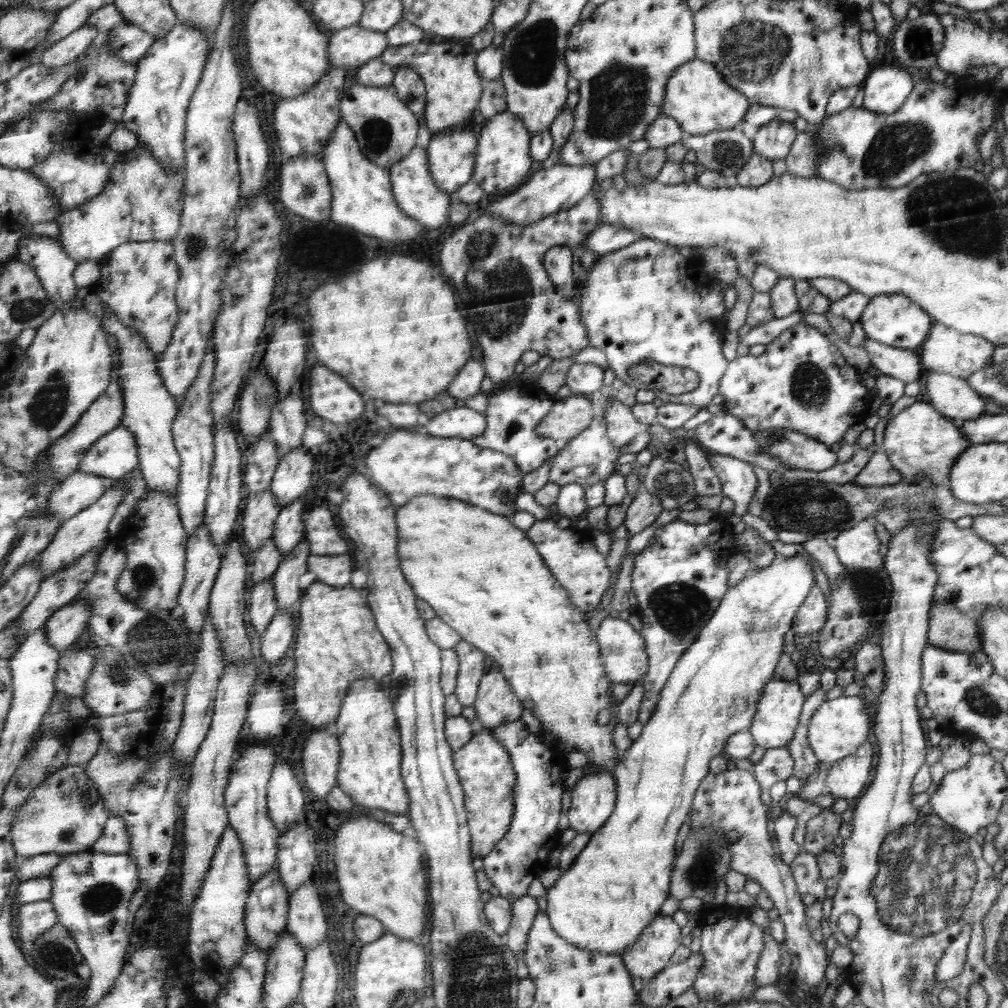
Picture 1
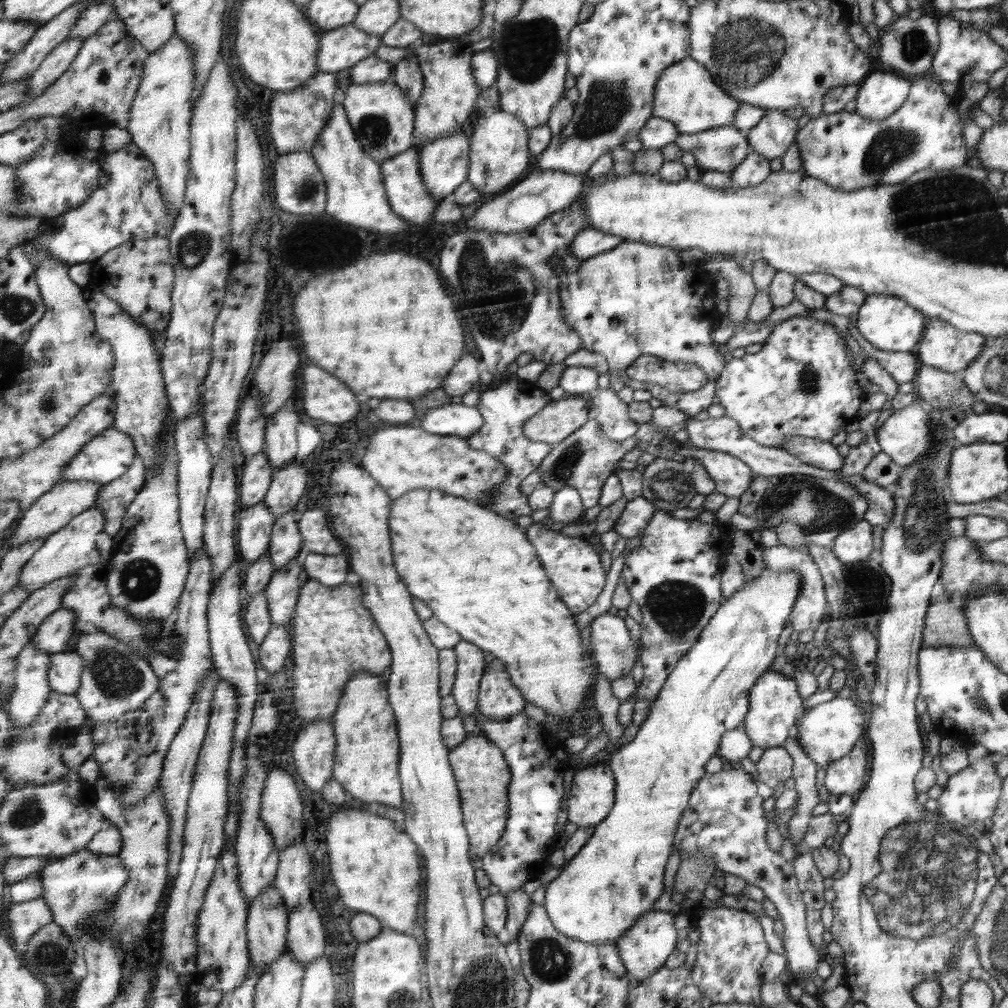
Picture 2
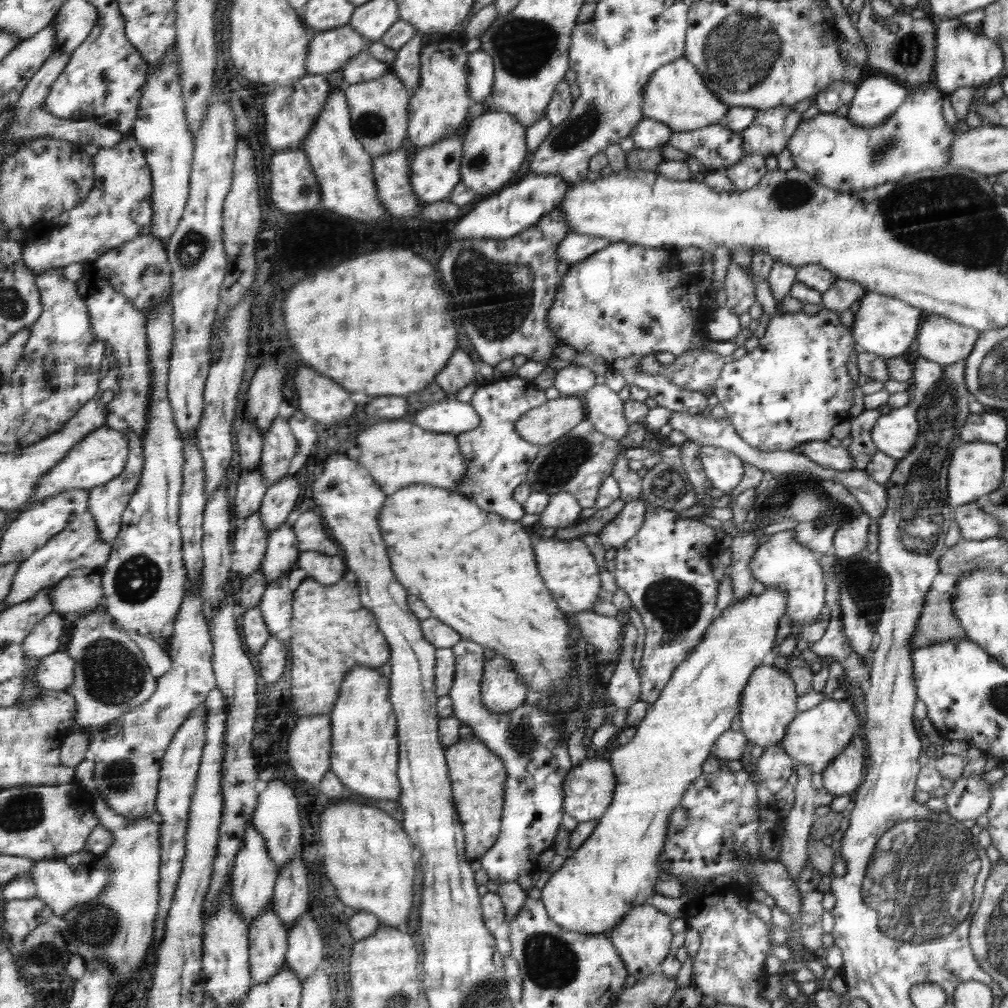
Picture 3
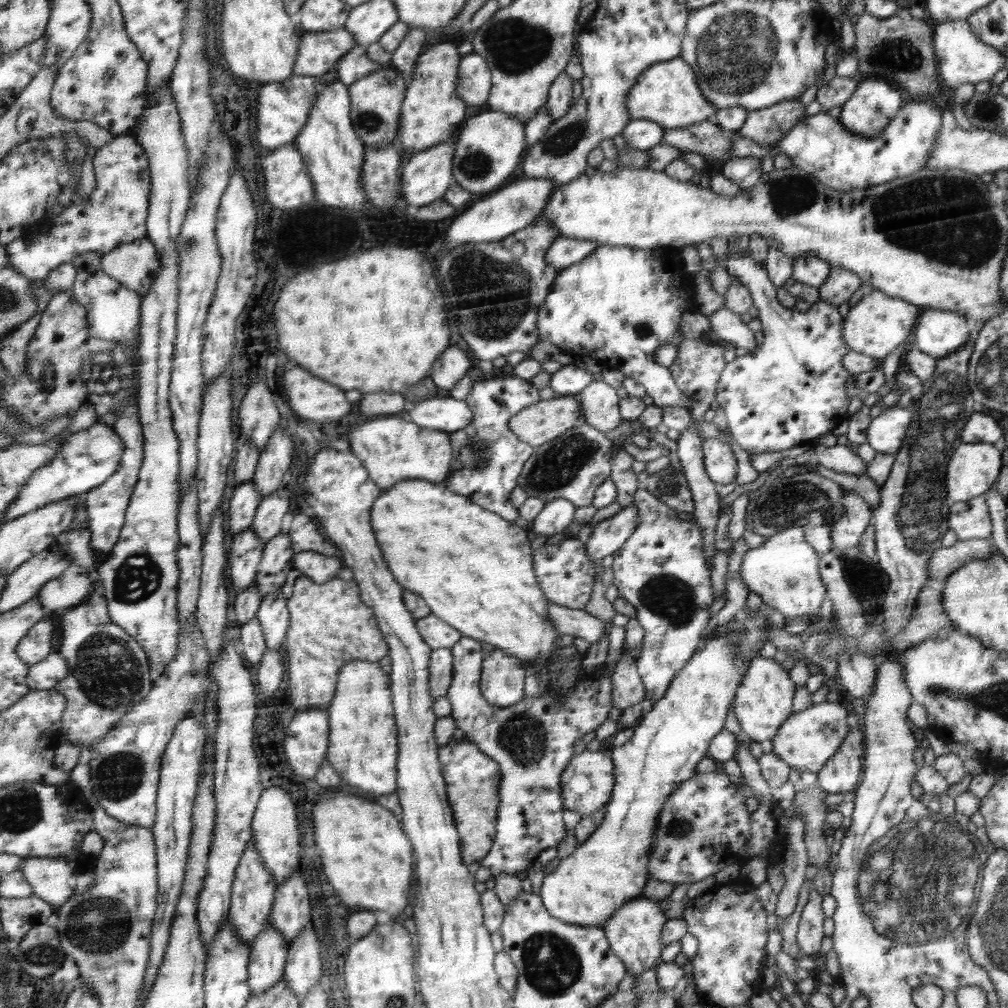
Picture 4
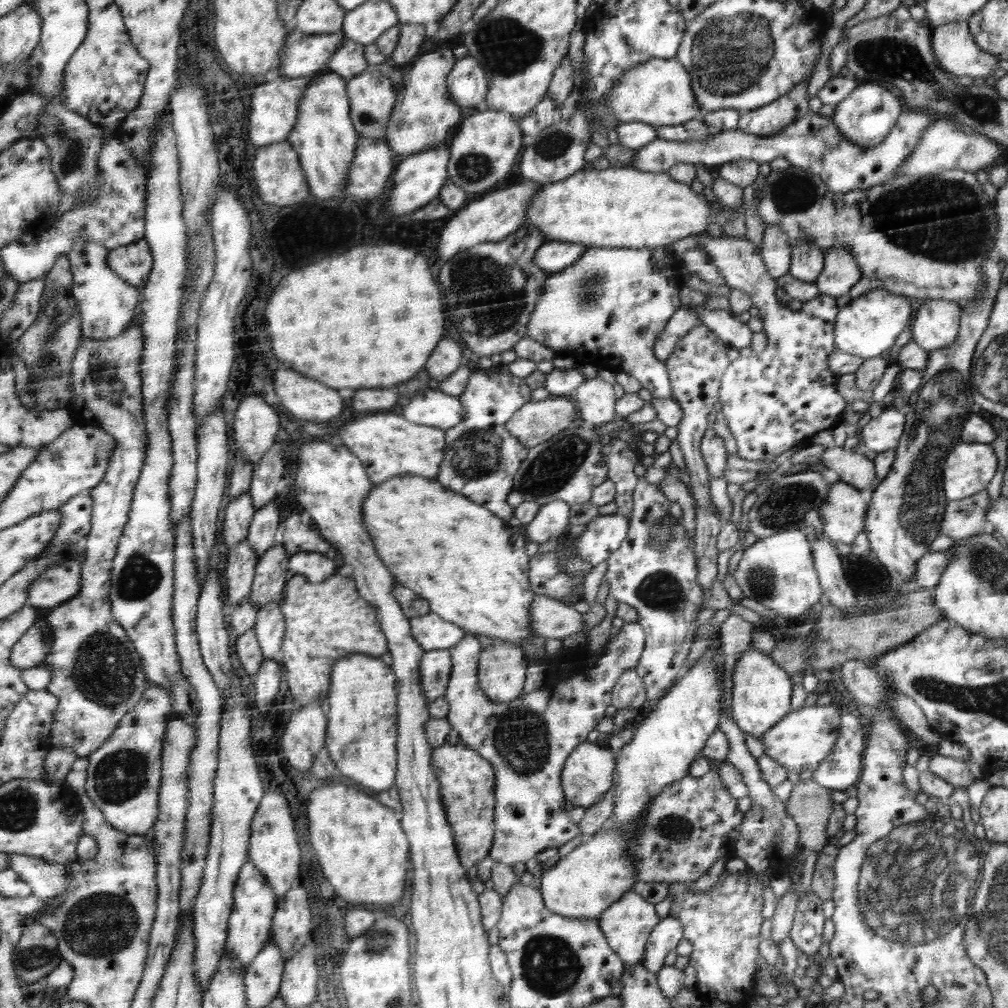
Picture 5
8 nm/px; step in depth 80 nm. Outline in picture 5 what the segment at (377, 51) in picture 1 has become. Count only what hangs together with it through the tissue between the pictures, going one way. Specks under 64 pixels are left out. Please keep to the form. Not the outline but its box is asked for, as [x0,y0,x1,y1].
[284,31,346,78]

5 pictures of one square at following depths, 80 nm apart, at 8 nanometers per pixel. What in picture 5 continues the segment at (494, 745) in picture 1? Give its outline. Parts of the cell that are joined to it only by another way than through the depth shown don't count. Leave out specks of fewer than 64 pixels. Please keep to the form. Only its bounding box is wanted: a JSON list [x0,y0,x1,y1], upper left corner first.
[433,743,497,868]

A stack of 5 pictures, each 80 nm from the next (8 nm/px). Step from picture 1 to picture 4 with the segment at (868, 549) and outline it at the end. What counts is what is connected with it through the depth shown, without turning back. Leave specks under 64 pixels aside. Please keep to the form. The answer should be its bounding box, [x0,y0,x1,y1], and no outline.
[830,490,872,555]

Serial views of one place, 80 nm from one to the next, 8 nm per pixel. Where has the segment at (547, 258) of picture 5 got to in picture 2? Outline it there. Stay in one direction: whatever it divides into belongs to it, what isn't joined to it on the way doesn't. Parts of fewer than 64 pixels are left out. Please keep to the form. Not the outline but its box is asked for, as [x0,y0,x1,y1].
[570,228,626,260]

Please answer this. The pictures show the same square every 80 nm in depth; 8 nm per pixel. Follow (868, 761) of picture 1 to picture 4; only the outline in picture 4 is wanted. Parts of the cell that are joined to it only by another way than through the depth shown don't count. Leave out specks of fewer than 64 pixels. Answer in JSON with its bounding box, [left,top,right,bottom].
[817,726,864,793]

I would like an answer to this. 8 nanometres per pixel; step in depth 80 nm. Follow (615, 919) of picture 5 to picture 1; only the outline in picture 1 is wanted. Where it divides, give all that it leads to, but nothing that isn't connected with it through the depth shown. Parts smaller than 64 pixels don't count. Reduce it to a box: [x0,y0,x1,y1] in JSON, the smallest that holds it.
[621,911,680,981]

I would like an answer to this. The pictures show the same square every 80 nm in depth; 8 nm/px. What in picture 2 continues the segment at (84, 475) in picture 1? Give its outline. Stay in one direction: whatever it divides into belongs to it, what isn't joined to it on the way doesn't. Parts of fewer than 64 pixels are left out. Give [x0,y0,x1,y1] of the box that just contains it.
[10,480,104,549]

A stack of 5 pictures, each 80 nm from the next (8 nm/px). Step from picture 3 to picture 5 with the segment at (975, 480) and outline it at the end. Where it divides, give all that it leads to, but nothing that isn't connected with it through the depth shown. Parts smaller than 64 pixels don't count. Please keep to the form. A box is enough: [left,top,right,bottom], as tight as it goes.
[944,440,996,501]

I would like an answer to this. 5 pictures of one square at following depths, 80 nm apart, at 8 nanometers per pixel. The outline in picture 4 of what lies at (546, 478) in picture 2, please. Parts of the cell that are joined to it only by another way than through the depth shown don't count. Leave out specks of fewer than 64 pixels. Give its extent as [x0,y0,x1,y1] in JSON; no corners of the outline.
[517,418,616,507]

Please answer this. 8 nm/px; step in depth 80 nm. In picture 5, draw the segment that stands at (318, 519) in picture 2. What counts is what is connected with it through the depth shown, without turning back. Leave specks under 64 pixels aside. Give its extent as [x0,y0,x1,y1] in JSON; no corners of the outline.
[284,516,331,557]

